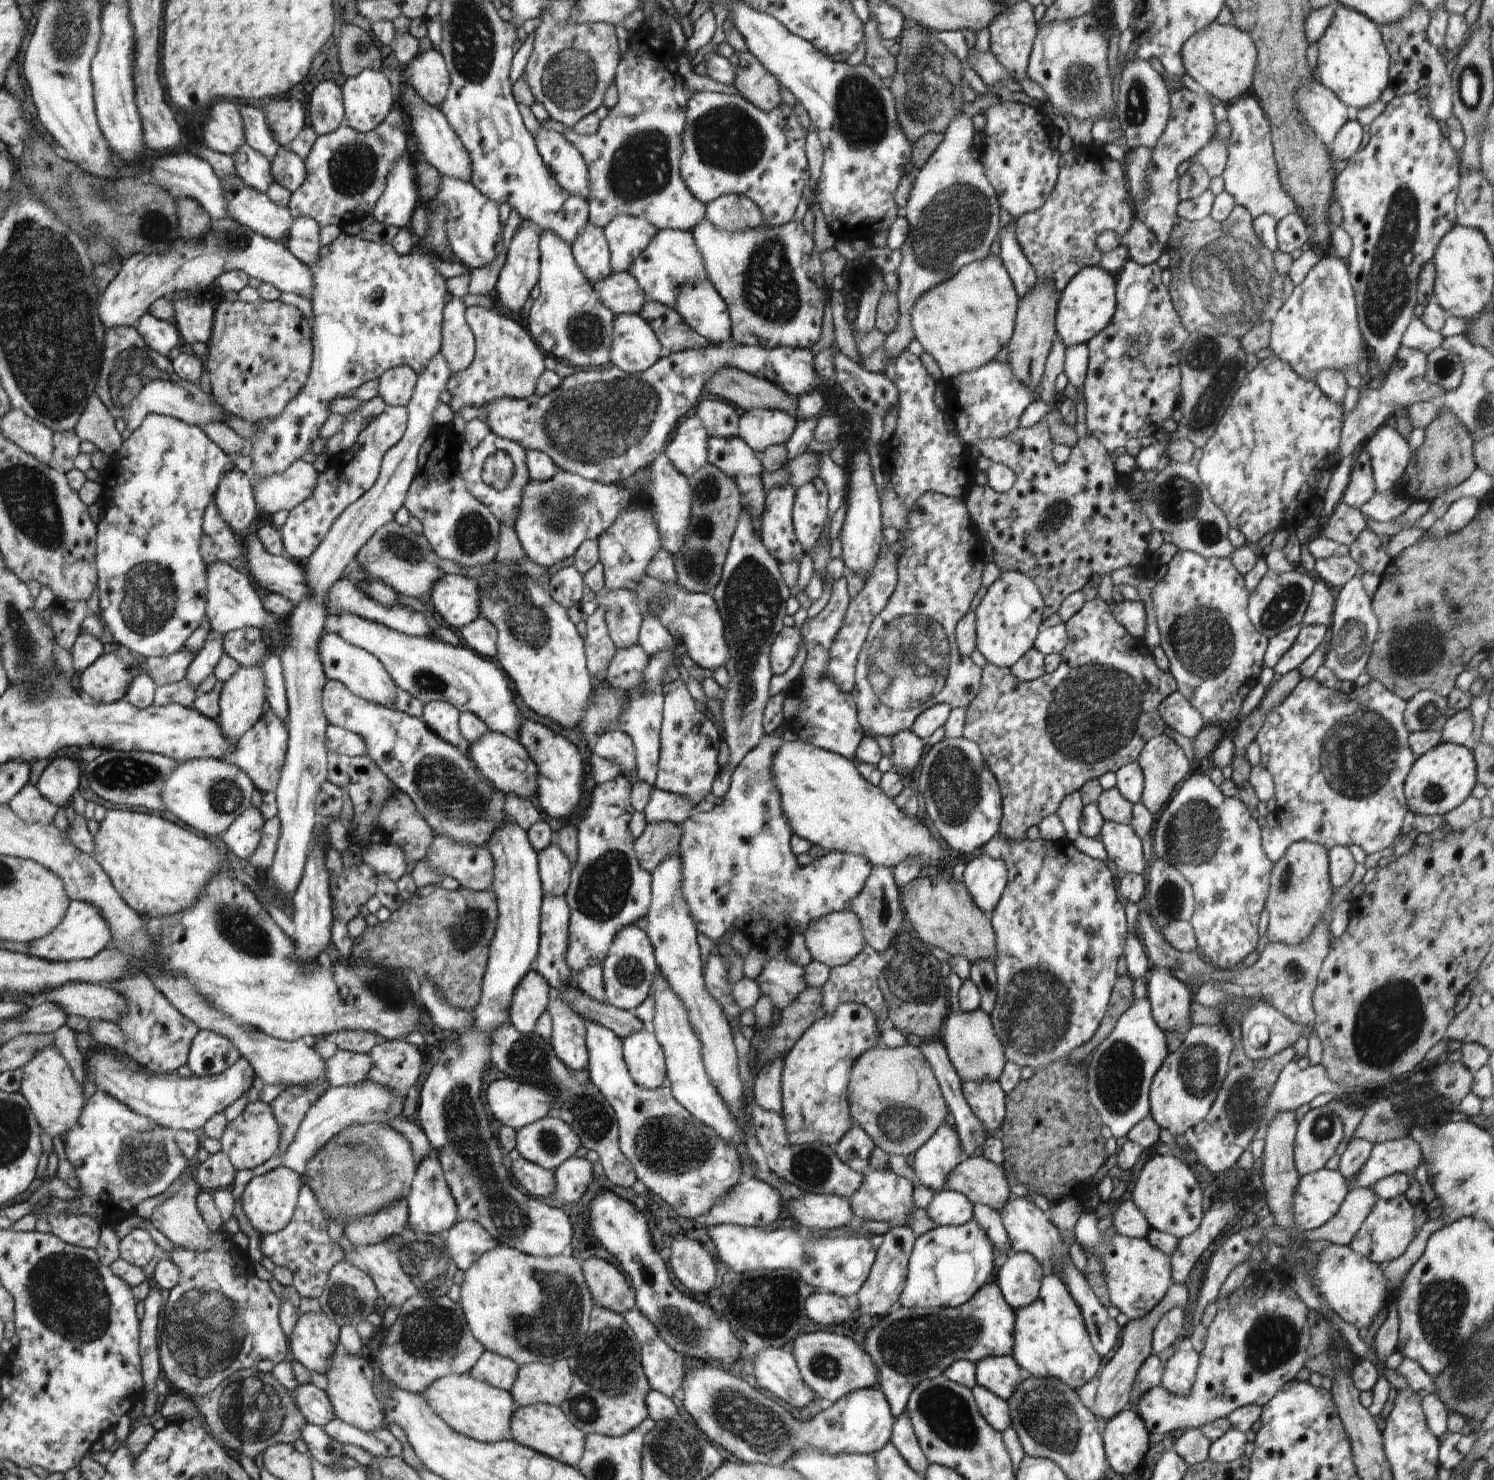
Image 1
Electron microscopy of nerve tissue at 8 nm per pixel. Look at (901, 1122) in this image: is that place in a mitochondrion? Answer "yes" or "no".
yes

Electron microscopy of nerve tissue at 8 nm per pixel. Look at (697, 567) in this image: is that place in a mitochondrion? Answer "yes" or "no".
yes

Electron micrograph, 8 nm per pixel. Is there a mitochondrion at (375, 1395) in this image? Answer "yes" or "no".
no

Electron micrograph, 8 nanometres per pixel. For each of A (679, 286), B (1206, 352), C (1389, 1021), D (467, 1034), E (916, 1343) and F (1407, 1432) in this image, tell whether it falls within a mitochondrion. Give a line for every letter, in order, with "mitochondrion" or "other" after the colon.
A: other
B: mitochondrion
C: mitochondrion
D: other
E: mitochondrion
F: other

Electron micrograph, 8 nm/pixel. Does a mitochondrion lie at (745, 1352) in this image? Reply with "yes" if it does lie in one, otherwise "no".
no

